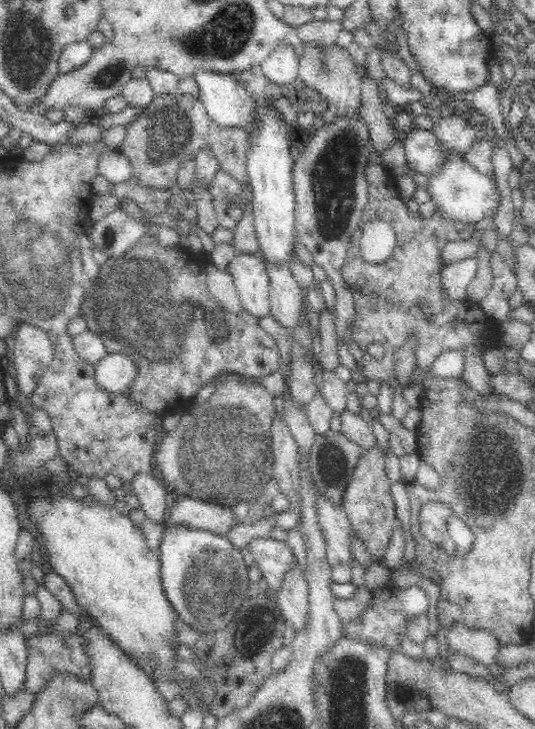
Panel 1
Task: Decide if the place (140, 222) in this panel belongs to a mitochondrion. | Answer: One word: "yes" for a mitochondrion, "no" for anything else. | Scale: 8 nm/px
no

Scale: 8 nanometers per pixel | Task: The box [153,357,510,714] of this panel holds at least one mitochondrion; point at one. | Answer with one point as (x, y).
(208, 585)

